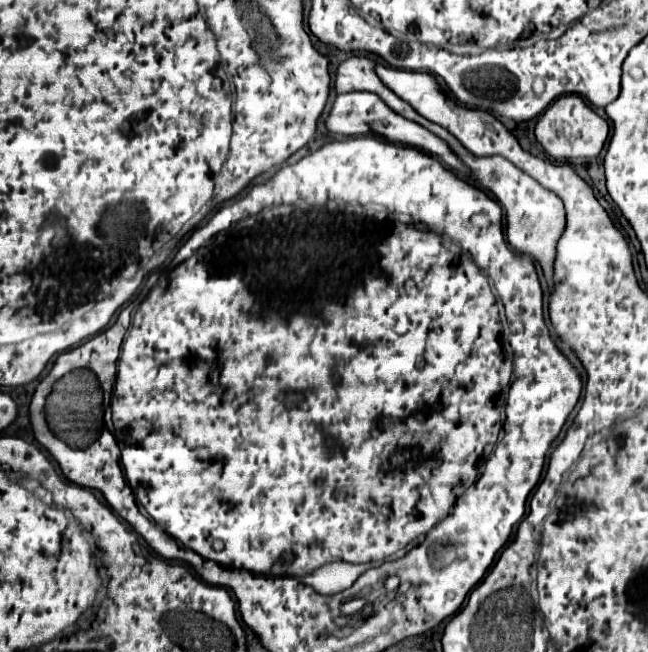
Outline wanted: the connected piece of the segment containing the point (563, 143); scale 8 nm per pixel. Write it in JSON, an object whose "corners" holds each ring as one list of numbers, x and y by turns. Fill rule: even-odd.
{"corners":[[559,97,551,107,539,117,535,125,535,137,543,145,545,153,553,159,573,159,573,157,597,157,609,135,609,125,601,119,581,97]]}

